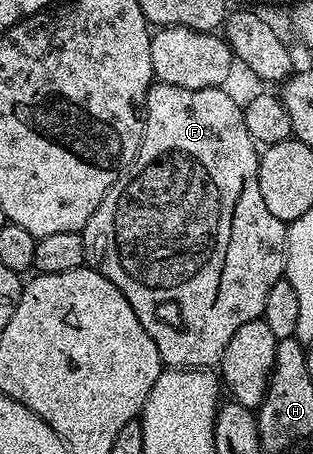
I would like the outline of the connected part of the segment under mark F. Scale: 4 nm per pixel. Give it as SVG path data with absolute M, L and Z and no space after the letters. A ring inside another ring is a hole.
M158 81L152 82L147 94L145 118L143 119L143 140L130 172L131 179L120 177L105 193L101 205L89 217L89 221L81 232L85 249L86 266L93 268L101 277L113 281L117 289L133 305L133 313L137 313L137 321L145 325L145 333L153 337L157 345L157 353L164 364L171 369L211 369L218 364L225 353L225 345L229 345L229 337L241 329L249 321L260 318L265 309L265 301L269 298L269 289L284 278L287 265L287 228L265 206L265 197L261 197L259 184L260 148L255 139L249 137L249 129L245 129L245 117L240 100L235 100L222 86L203 89L178 88Z

